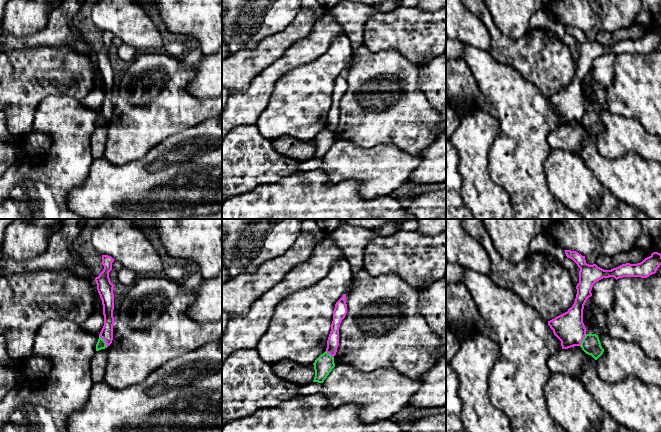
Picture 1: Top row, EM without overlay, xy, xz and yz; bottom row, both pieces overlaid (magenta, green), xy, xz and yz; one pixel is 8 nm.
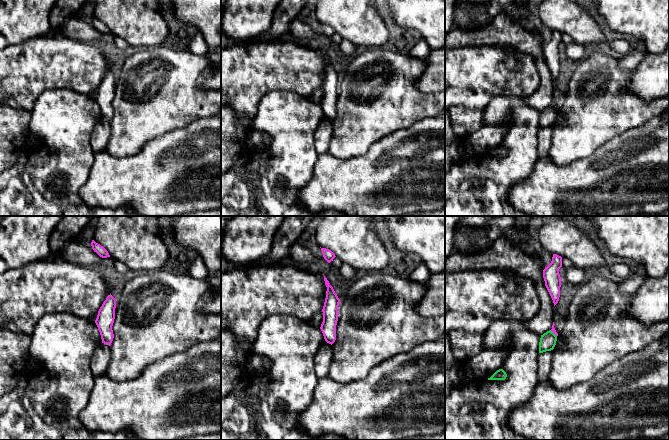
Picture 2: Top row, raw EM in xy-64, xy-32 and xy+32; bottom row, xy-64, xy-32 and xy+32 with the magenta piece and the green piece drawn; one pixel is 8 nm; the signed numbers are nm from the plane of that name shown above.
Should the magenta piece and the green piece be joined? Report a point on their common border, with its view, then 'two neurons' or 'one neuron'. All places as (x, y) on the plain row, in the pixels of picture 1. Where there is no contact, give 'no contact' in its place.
xy (104, 116) | two neurons

